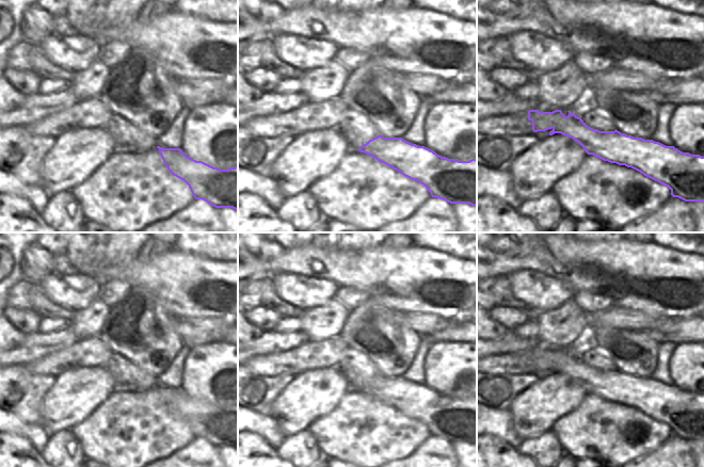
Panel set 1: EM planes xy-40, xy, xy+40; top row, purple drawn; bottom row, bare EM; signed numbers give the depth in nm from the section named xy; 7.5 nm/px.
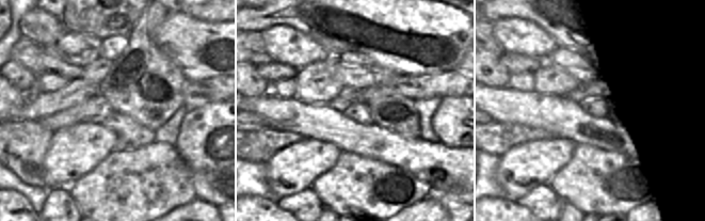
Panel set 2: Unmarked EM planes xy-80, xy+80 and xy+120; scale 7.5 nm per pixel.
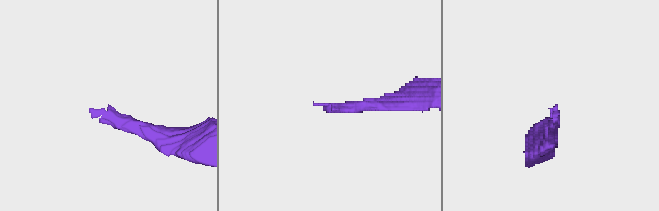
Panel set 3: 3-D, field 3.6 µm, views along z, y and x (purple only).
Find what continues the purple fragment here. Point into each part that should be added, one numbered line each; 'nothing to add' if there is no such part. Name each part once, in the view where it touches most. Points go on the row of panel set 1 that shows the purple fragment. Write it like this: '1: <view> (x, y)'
1: xy+40 (540, 107)

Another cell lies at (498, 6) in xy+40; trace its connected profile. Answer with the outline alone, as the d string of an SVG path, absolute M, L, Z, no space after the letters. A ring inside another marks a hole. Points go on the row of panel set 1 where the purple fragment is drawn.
M492 0L487 9L495 14L506 14L512 12L516 6L517 2L515 0Z

